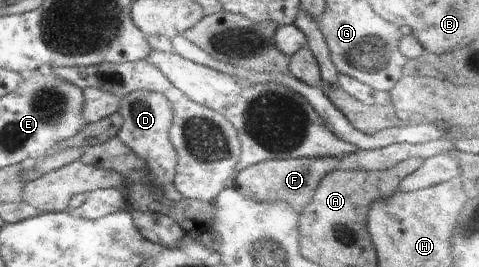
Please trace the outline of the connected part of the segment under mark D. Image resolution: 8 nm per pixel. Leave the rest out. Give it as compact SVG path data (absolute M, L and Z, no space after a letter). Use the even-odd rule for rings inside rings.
M155 91L128 93L123 98L118 113L123 119L124 126L117 133L117 138L145 161L153 176L152 179L162 182L164 194L168 192L166 196L170 200L174 202L182 200L184 196L178 191L175 184L175 169L179 157L176 148L172 146L170 136L168 136L168 130L173 122L173 111L169 101L161 93Z

